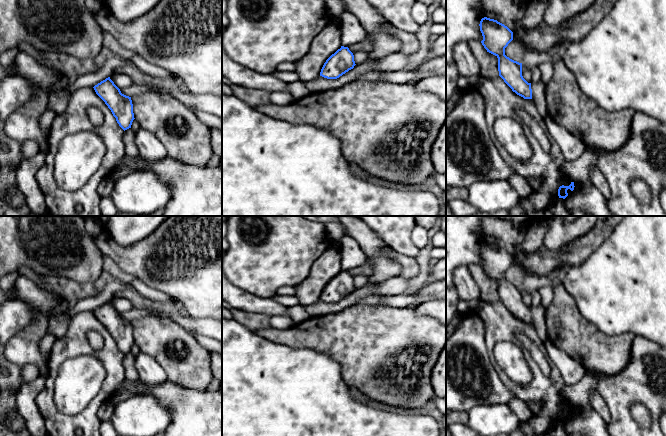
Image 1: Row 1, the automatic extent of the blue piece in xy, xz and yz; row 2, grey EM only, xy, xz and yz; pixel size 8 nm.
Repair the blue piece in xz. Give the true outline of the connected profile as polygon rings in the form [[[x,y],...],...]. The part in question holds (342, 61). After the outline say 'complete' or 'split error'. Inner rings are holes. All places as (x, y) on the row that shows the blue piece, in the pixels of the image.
[[[341,46],[324,63],[320,76],[327,79],[337,79],[355,66],[354,55],[348,47]]]; complete

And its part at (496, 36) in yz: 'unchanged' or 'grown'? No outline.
unchanged

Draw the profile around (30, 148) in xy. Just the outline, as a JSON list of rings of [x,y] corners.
[[[27,140],[22,144],[21,153],[26,159],[33,158],[39,152],[39,146],[36,141]]]

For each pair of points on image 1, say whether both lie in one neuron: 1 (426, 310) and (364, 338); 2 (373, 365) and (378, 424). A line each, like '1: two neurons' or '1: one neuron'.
1: two neurons
2: two neurons

